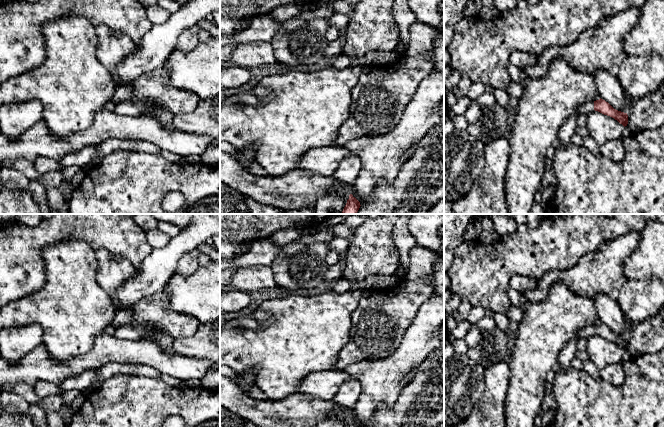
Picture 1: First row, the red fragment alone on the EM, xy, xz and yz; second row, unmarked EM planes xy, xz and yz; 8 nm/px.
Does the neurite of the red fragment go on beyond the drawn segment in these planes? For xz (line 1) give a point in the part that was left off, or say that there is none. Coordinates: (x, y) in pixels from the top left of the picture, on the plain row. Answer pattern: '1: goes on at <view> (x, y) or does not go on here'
1: does not go on here

